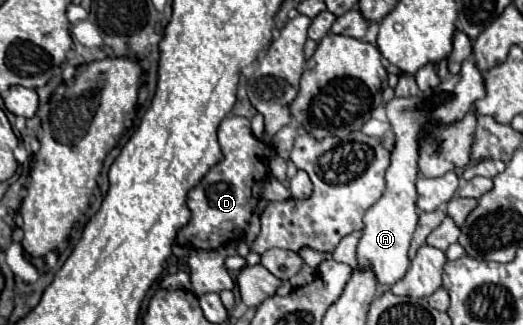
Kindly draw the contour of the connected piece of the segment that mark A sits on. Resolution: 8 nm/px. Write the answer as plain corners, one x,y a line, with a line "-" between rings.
474,58
462,64
462,72
440,82
440,86
420,92
416,98
392,98
386,104
386,116
396,132
396,148
392,150
392,162
386,170
386,190
382,198
364,214
364,230
358,242
358,264
362,270
372,268
378,284
392,286
404,278
410,260
408,248
412,234
418,224
416,210
416,174
418,174
418,136
428,126
430,120
436,122
456,122
466,116
472,104
484,98
484,72
476,66

